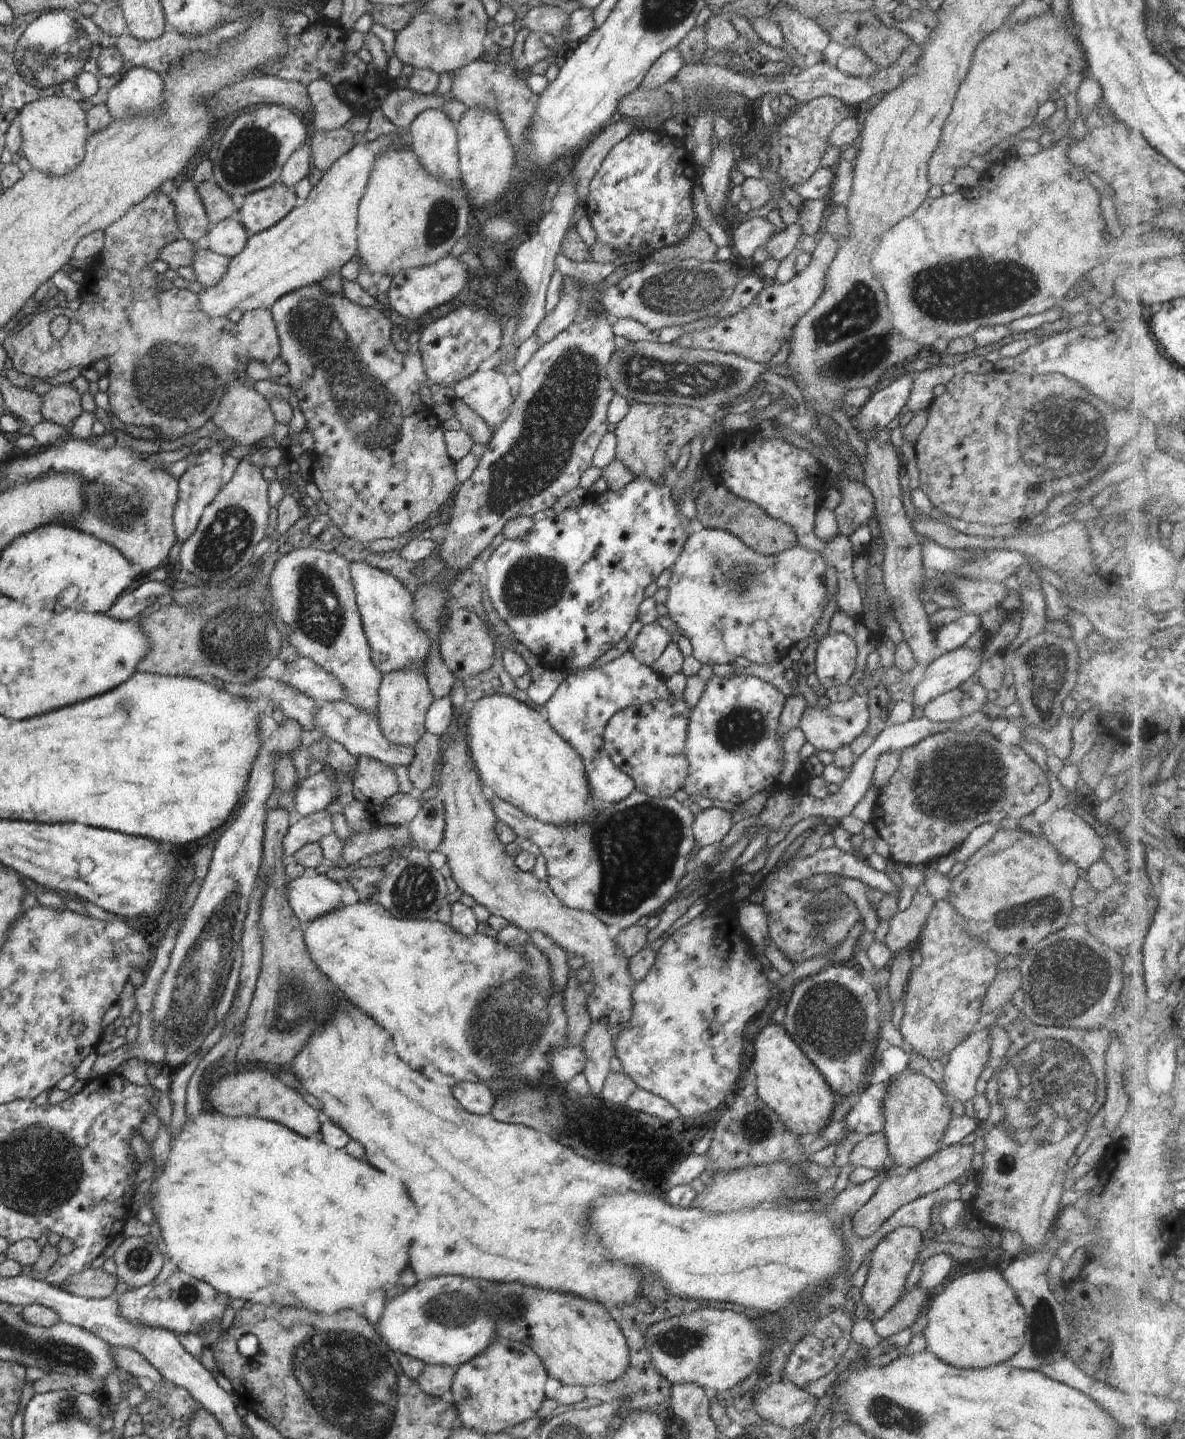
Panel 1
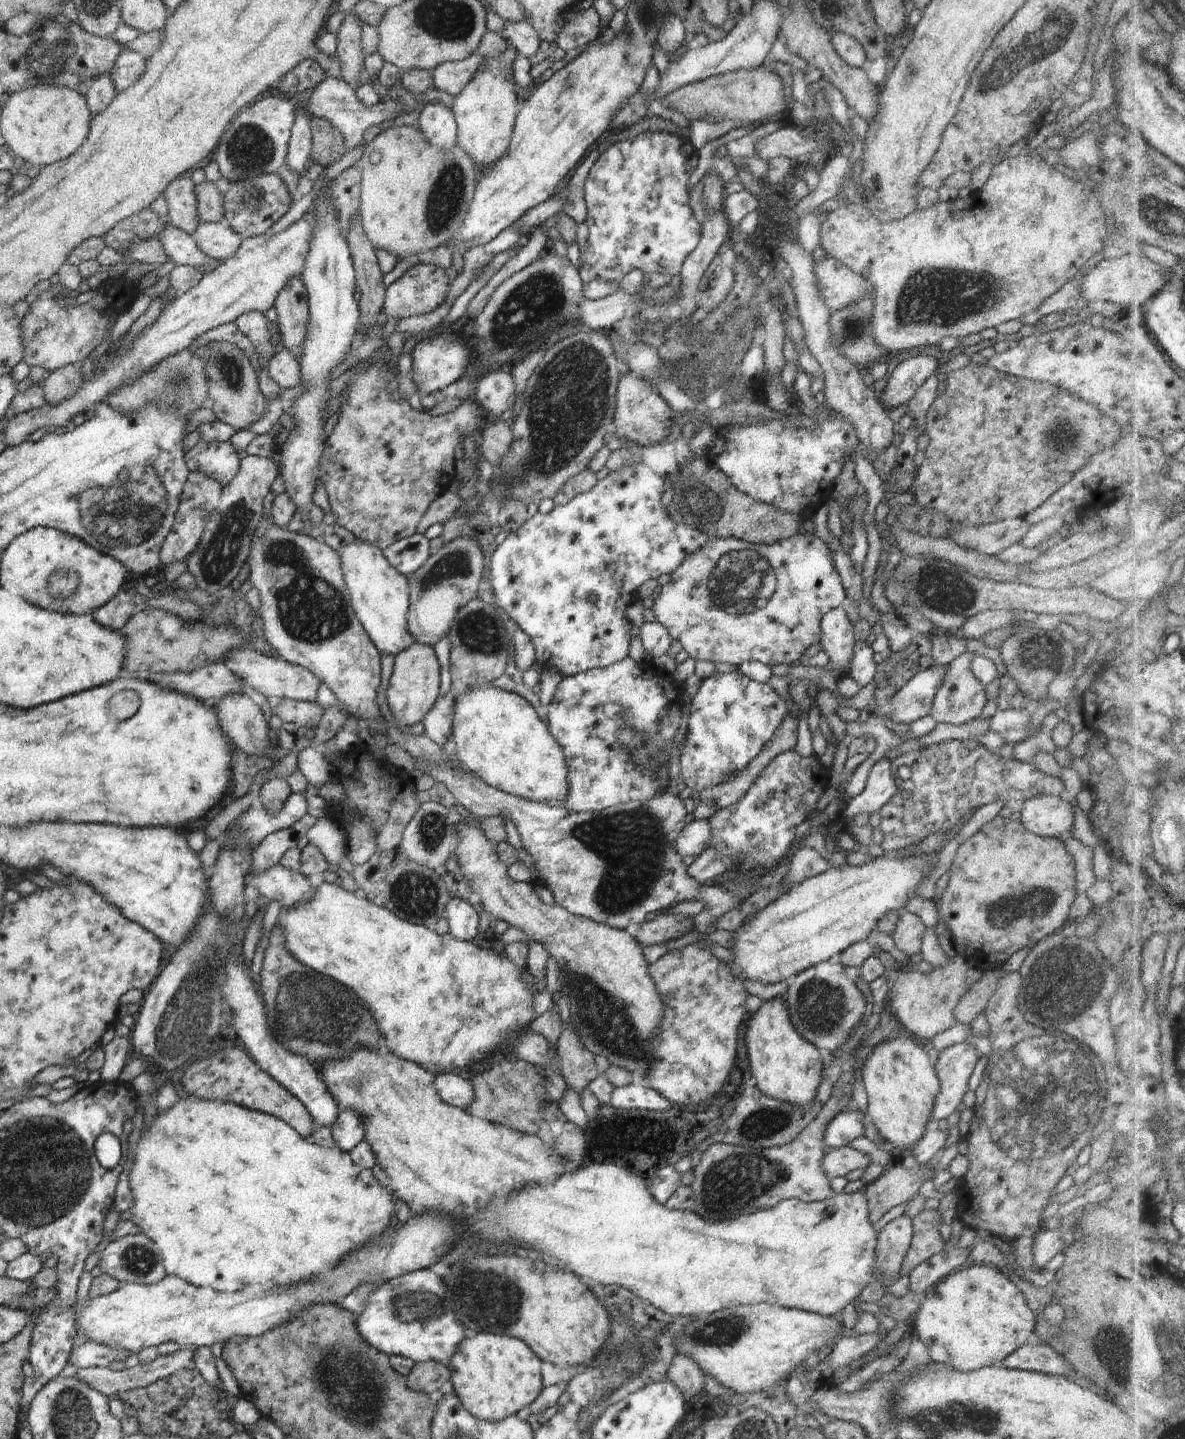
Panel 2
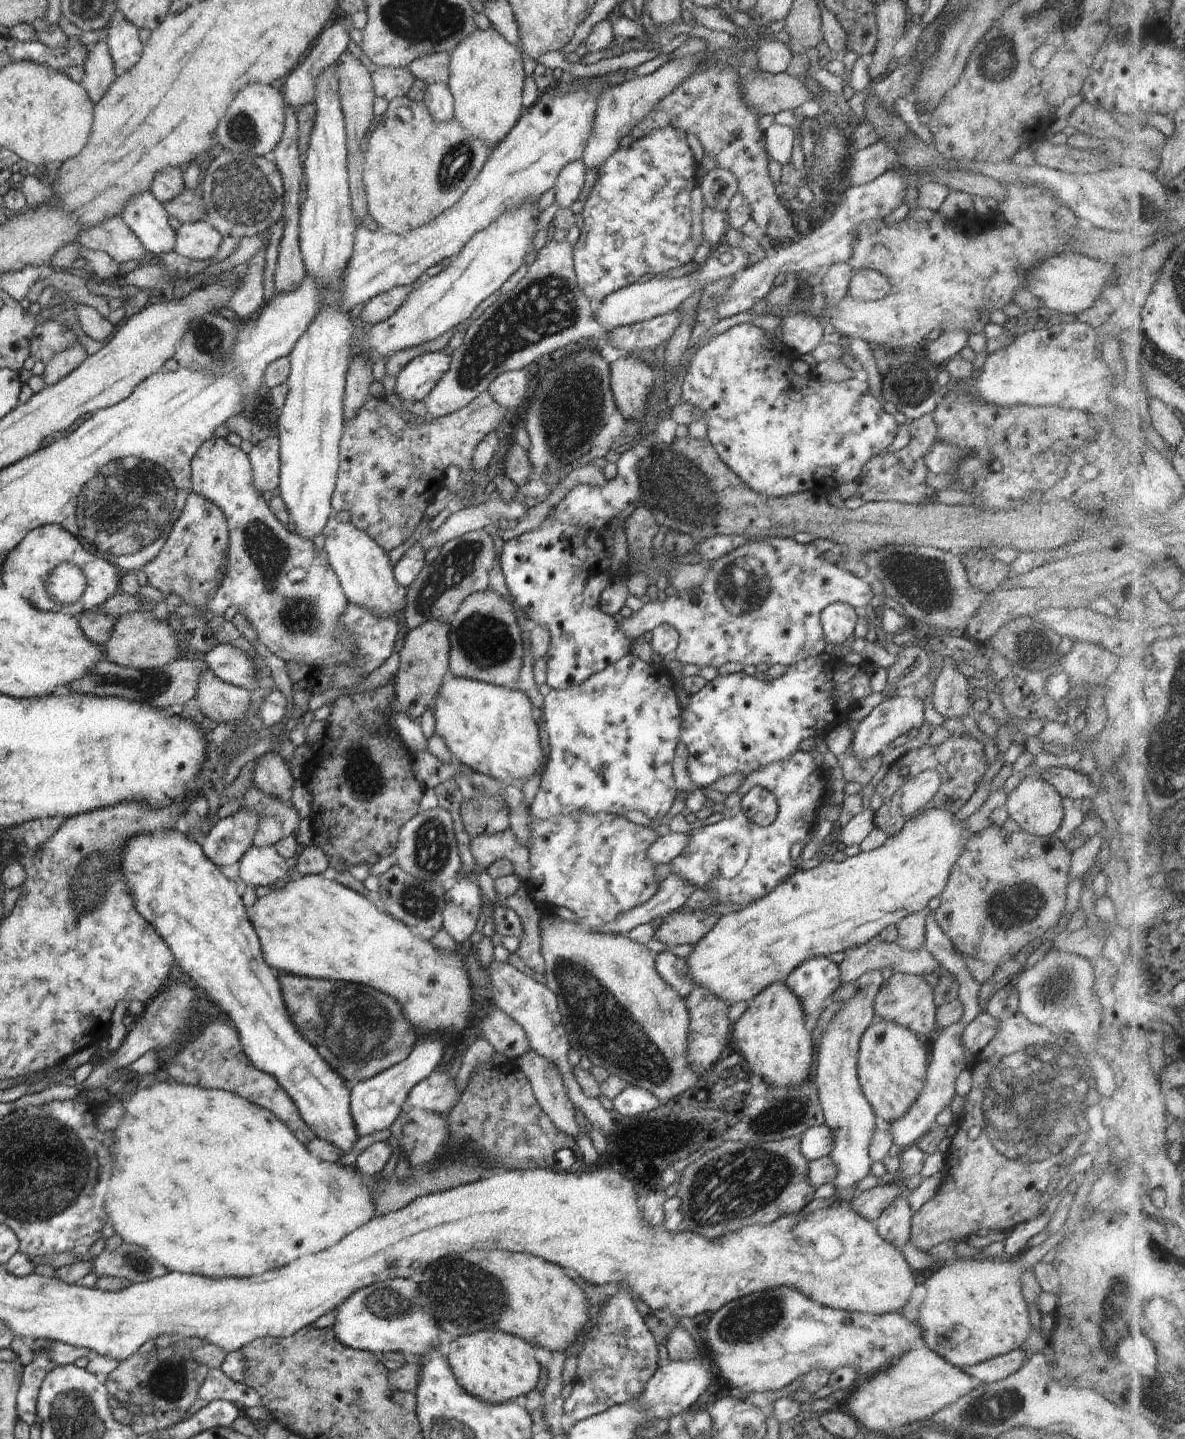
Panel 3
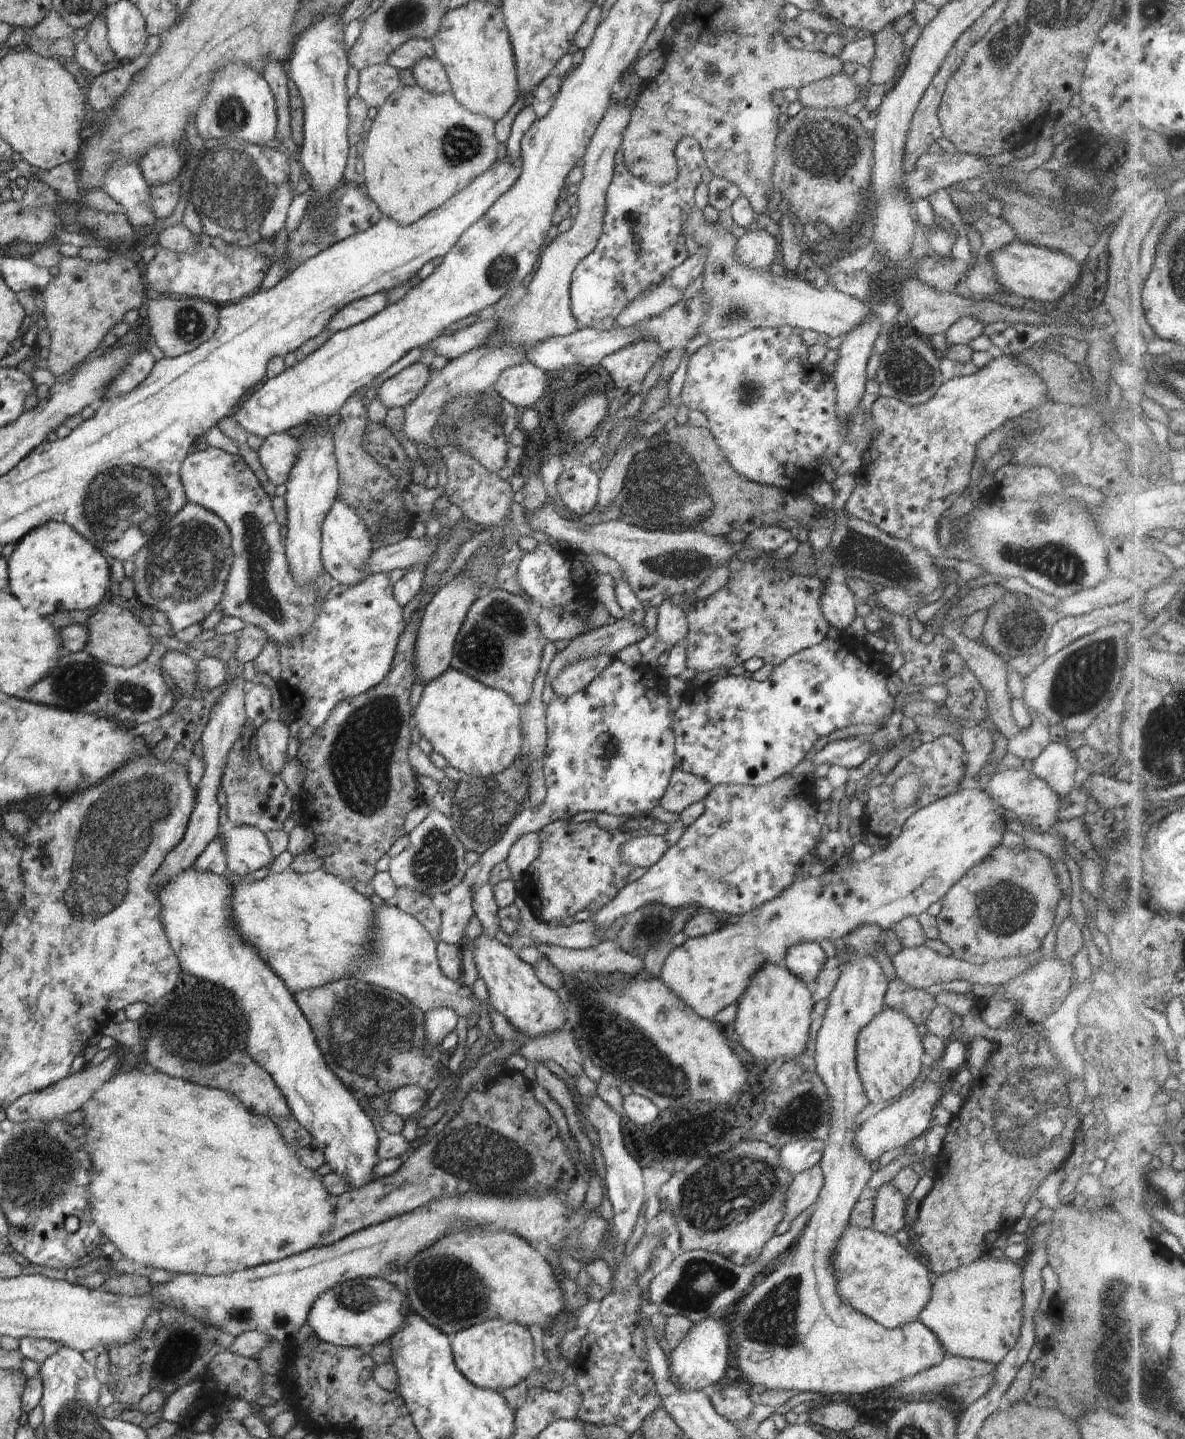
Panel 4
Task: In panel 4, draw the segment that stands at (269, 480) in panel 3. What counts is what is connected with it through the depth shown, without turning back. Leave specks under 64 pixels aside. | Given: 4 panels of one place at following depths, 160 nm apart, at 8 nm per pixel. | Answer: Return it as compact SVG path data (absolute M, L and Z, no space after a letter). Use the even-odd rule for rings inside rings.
M283 433L268 436L262 442L262 446L257 451L258 458L268 480L276 487L288 482L288 476L298 458L300 446L302 446L300 438L293 438Z

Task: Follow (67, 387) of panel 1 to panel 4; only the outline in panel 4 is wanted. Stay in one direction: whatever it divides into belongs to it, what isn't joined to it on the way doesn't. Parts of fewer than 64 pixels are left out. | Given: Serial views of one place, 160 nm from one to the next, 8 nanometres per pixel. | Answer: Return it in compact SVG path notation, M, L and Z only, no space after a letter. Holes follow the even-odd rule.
M112 252L110 254L110 258L104 261L89 261L89 260L80 260L80 258L64 258L64 260L60 260L60 264L58 264L58 274L46 284L44 290L42 290L42 294L44 297L44 306L46 309L44 310L42 317L46 319L48 323L47 332L50 336L50 350L48 352L48 370L52 372L54 377L62 376L63 374L68 374L76 364L80 364L86 356L92 354L94 350L98 349L100 343L102 342L104 336L114 328L116 324L122 322L124 315L130 310L142 310L144 307L145 298L149 295L149 291L146 286L146 282L142 282L143 276L141 276L141 272L138 269L138 266L133 260L130 260L126 254L120 254L119 252Z

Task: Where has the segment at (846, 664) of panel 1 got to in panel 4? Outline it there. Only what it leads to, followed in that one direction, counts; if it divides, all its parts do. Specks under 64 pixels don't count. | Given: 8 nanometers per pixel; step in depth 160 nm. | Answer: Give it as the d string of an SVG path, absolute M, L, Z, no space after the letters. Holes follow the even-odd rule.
M828 579L823 584L822 597L820 598L820 612L827 621L828 626L834 626L840 632L856 618L856 607L859 601L846 584L838 584Z

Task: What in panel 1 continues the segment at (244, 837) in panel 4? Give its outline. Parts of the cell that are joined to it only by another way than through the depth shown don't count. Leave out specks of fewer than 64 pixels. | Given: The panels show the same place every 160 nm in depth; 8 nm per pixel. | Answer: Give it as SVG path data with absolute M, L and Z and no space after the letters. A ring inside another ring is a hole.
M327 875L306 876L289 880L285 895L290 908L302 924L343 906L340 883Z

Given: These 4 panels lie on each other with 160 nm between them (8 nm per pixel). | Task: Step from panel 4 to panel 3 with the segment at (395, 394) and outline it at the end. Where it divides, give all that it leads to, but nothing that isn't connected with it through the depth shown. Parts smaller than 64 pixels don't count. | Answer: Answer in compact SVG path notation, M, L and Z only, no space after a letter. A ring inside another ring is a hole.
M442 351L416 356L398 374L394 387L396 396L404 400L404 406L424 400L434 384L446 374L450 362L451 356L442 354Z

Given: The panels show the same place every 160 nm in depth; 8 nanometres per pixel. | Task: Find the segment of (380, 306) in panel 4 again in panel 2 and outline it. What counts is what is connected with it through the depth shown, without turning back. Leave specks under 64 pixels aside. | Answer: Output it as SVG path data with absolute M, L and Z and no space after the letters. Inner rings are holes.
M418 264L407 270L388 288L385 288L385 298L382 319L397 318L398 320L412 316L428 314L436 310L446 299L449 280L445 270L435 265Z

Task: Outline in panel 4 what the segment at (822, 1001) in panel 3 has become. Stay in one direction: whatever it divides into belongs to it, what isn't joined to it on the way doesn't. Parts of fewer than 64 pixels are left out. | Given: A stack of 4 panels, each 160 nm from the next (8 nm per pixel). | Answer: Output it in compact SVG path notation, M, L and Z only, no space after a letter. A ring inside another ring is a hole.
M807 941L790 946L782 965L811 987L826 960L824 950L819 944Z

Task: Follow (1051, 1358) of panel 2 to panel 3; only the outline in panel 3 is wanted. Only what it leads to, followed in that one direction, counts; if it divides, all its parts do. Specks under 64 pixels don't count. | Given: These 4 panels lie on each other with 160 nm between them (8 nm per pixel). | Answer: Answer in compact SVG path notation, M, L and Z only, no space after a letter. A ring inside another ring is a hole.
M1017 1349L1003 1356L986 1360L986 1362L962 1368L962 1370L968 1376L979 1379L983 1383L994 1383L1015 1374L1022 1367L1022 1364L1025 1363L1026 1352Z

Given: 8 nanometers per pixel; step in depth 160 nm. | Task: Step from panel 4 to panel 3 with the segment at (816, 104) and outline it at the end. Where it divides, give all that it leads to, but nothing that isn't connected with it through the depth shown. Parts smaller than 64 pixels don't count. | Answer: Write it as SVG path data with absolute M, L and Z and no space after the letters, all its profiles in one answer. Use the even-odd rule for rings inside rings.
M761 69L743 70L742 88L746 104L756 108L760 117L795 109L816 97L804 86L803 80L786 73L772 74Z

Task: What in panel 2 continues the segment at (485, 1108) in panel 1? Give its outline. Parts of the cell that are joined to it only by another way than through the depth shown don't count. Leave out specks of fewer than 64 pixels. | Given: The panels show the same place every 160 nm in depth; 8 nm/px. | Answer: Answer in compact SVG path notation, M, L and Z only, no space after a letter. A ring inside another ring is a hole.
M438 1073L434 1077L433 1085L438 1096L442 1096L444 1102L458 1106L458 1108L468 1108L475 1099L472 1083L460 1075Z

